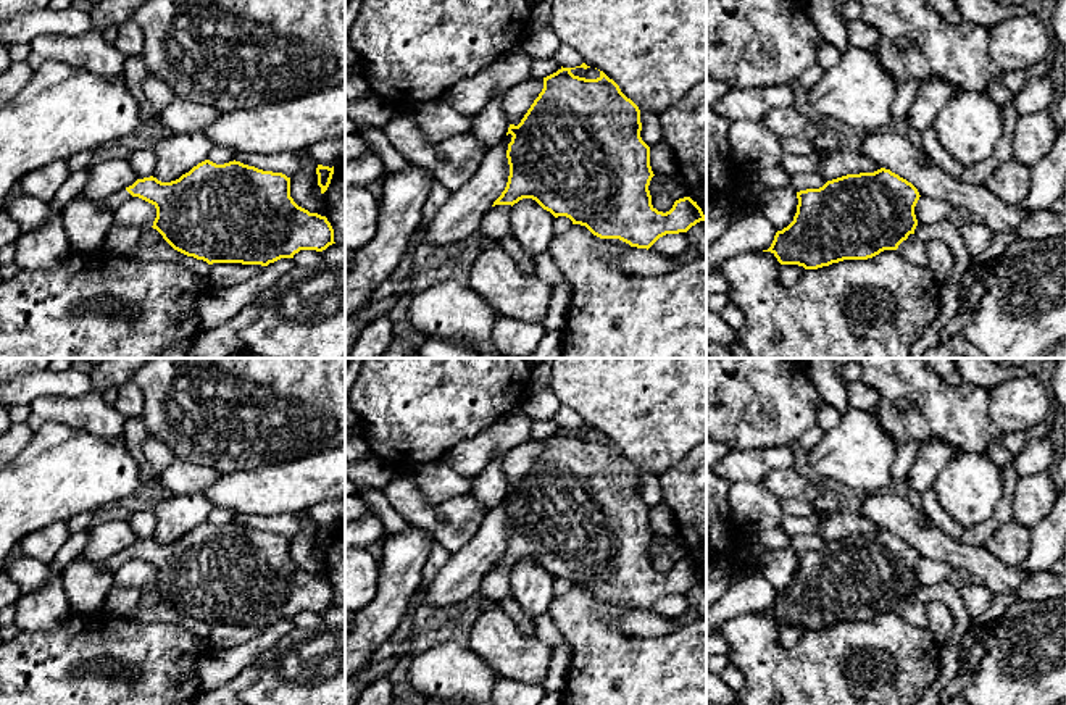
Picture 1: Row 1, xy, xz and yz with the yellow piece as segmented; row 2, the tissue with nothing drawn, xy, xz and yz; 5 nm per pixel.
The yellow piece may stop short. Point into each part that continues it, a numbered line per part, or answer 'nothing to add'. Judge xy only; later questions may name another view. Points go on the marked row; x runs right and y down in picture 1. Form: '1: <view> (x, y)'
1: xy (86, 223)

